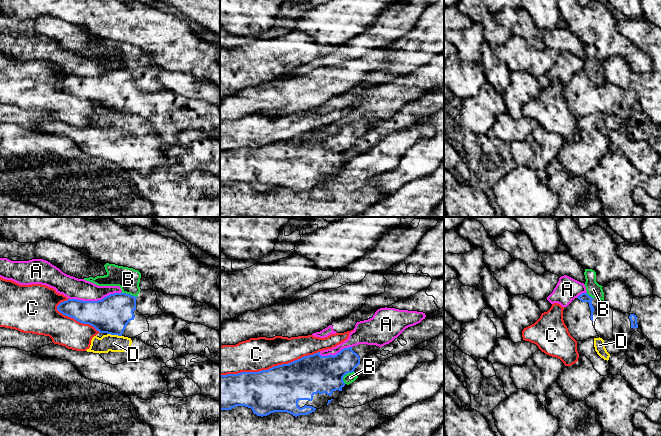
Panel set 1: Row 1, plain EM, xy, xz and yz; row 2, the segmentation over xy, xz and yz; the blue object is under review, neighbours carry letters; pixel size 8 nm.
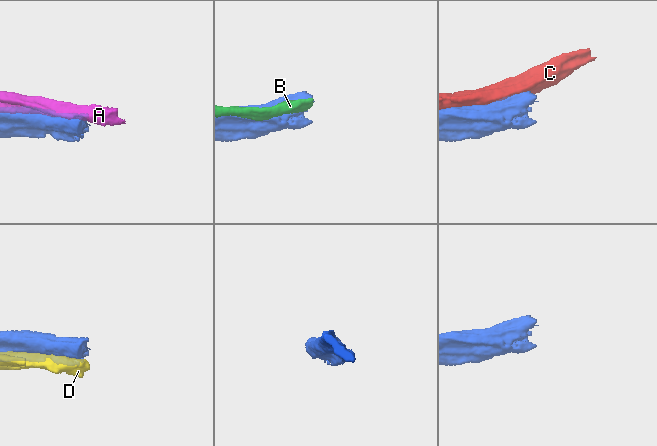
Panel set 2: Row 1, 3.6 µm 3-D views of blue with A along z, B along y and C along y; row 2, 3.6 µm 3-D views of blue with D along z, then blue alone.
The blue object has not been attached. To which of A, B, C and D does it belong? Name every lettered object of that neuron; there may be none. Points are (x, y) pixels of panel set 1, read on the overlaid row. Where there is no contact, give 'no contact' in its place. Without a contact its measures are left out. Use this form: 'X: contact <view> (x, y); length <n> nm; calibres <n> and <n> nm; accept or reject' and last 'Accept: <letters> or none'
A: contact xy (94, 301); length 420 nm; calibres 300 and 180 nm; reject
B: contact xz (345, 374); length 130 nm; calibres 300 and 80 nm; reject
C: contact xz (270, 368); length 800 nm; calibres 360 and 280 nm; reject
D: contact xy (114, 334); length 120 nm; calibres 300 and 140 nm; reject
Accept: none

